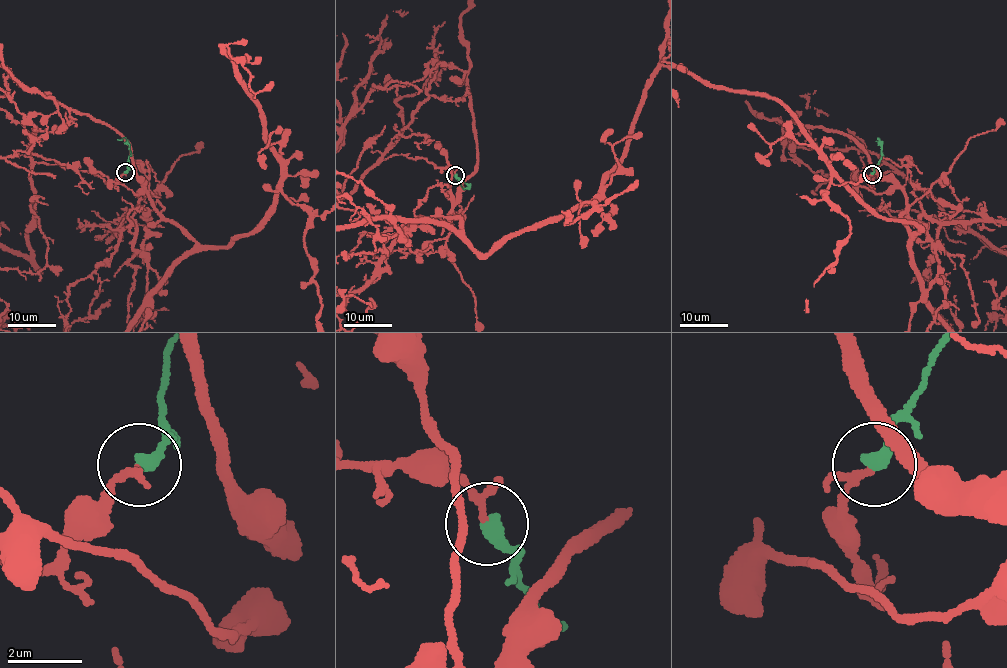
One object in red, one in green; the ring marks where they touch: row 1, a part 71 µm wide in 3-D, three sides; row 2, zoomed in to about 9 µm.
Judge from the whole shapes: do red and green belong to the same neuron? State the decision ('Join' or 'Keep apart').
Join

